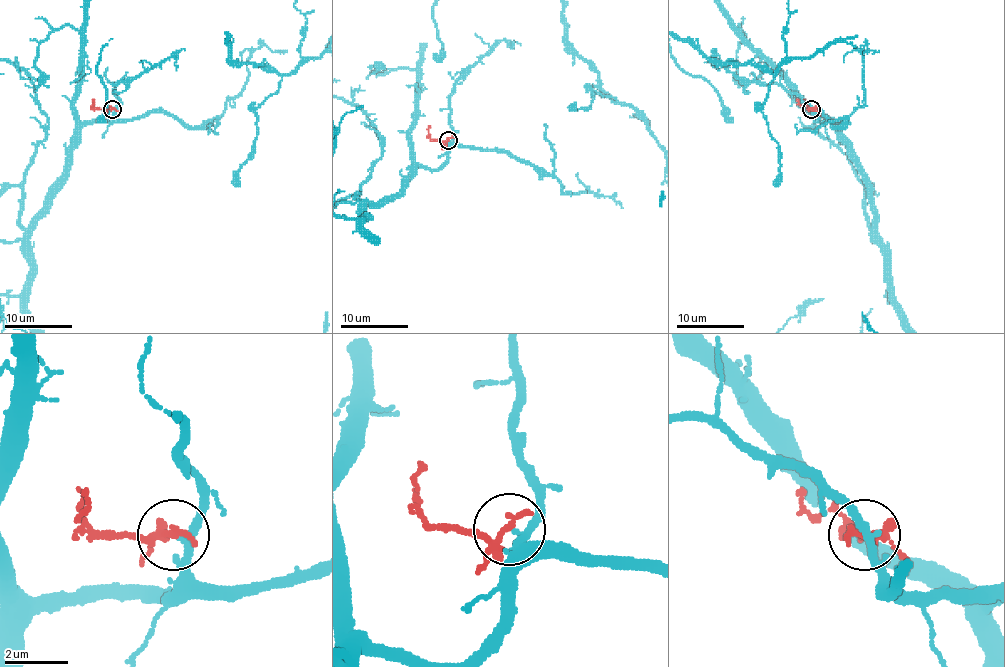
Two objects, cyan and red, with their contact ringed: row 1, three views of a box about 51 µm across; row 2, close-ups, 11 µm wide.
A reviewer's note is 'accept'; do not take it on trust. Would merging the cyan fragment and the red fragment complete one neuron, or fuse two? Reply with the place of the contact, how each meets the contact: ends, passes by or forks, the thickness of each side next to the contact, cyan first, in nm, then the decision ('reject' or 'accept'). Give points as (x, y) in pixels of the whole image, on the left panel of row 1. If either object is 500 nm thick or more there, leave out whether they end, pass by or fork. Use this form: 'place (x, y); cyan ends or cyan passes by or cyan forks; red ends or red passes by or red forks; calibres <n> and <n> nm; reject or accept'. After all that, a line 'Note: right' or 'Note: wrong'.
place (112, 109); cyan passes by; red forks; calibres 240 and 170 nm; reject
Note: wrong

